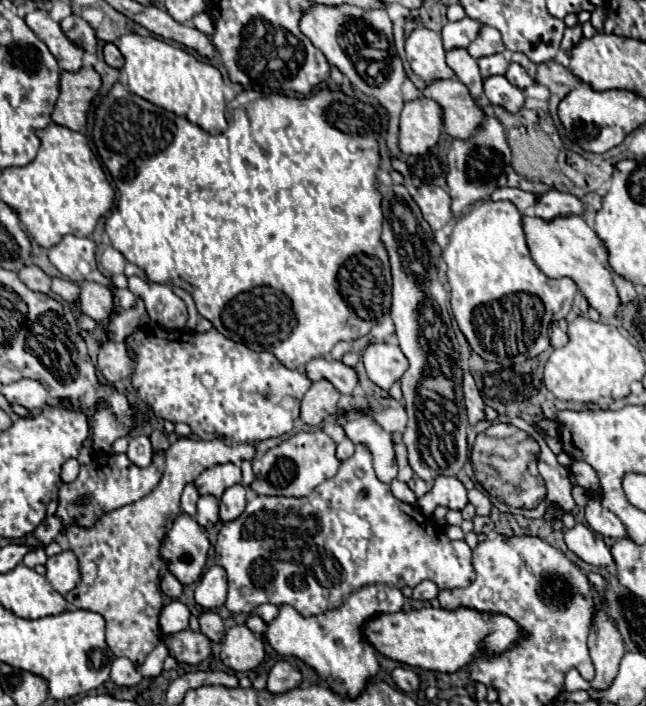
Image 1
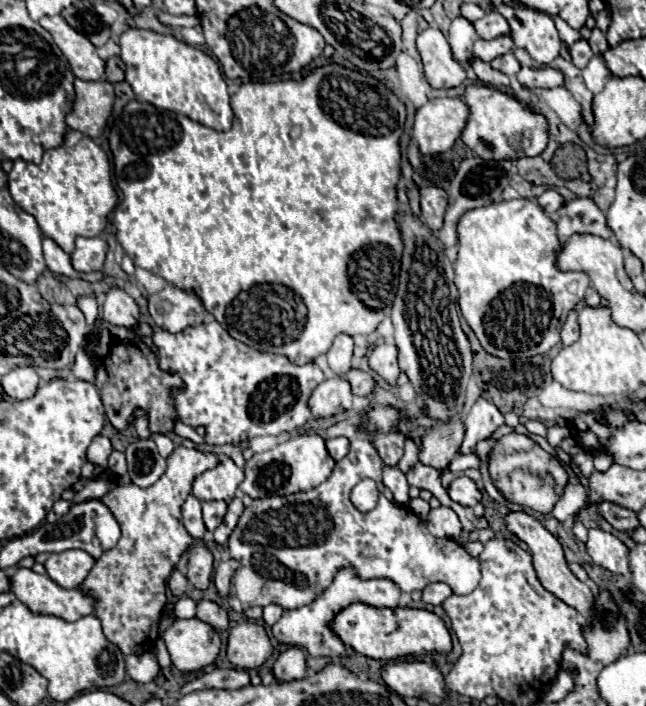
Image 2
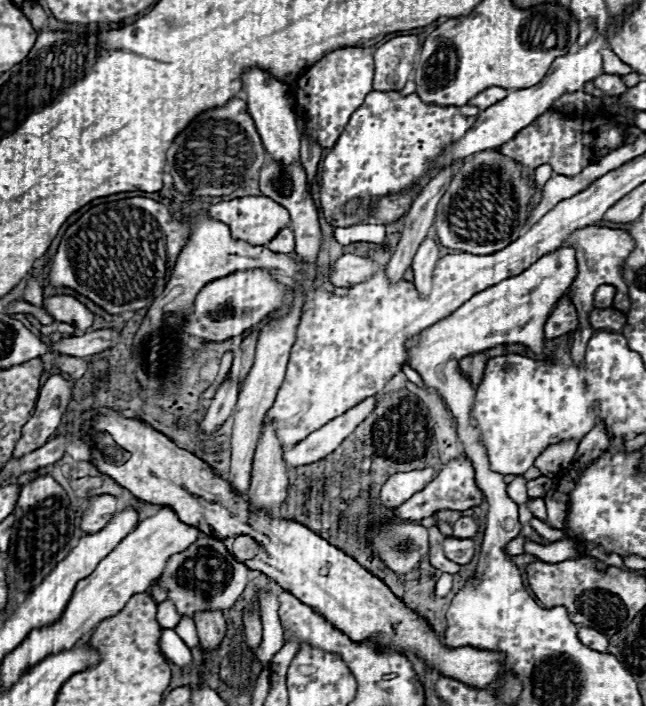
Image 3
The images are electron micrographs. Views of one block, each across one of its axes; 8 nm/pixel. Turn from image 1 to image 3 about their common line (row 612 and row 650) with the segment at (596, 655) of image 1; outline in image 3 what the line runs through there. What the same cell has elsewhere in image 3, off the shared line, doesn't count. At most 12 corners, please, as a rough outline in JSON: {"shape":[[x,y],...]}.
{"shape":[[580,628],[578,638],[592,650],[606,652],[608,638],[594,628]]}

